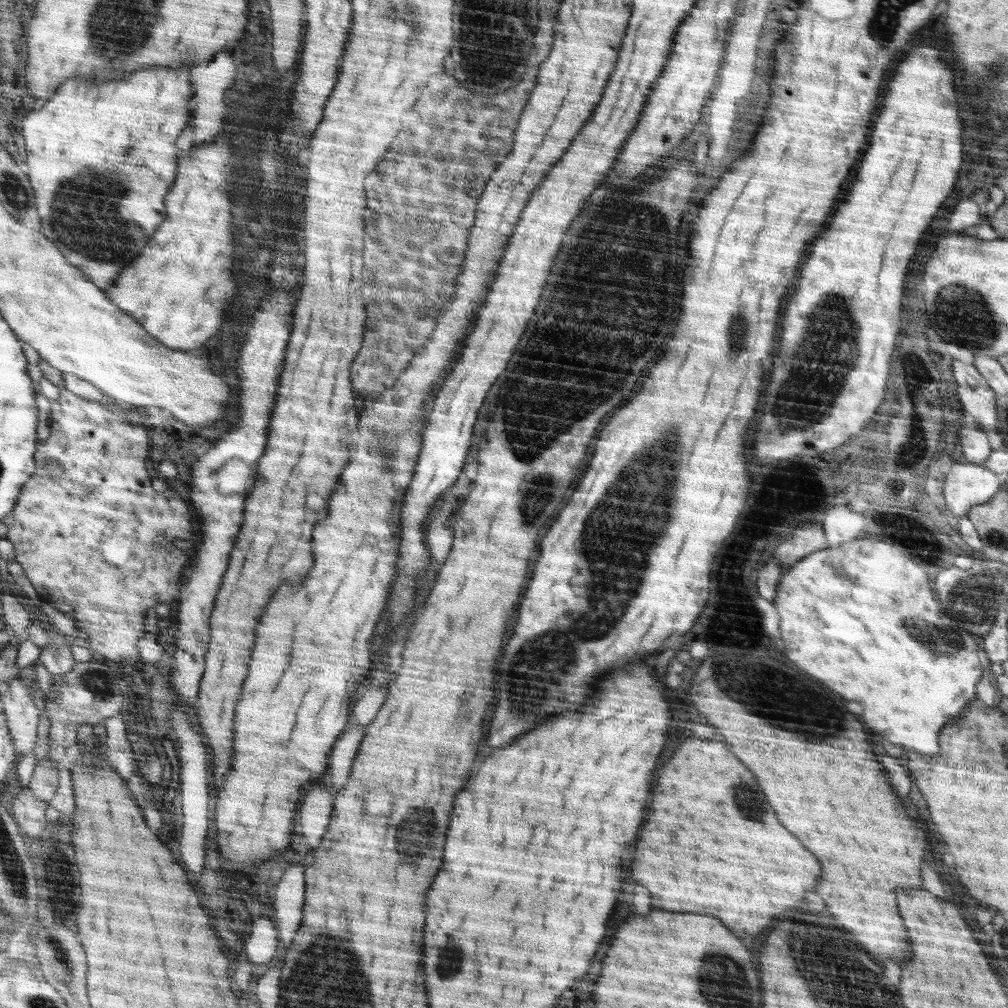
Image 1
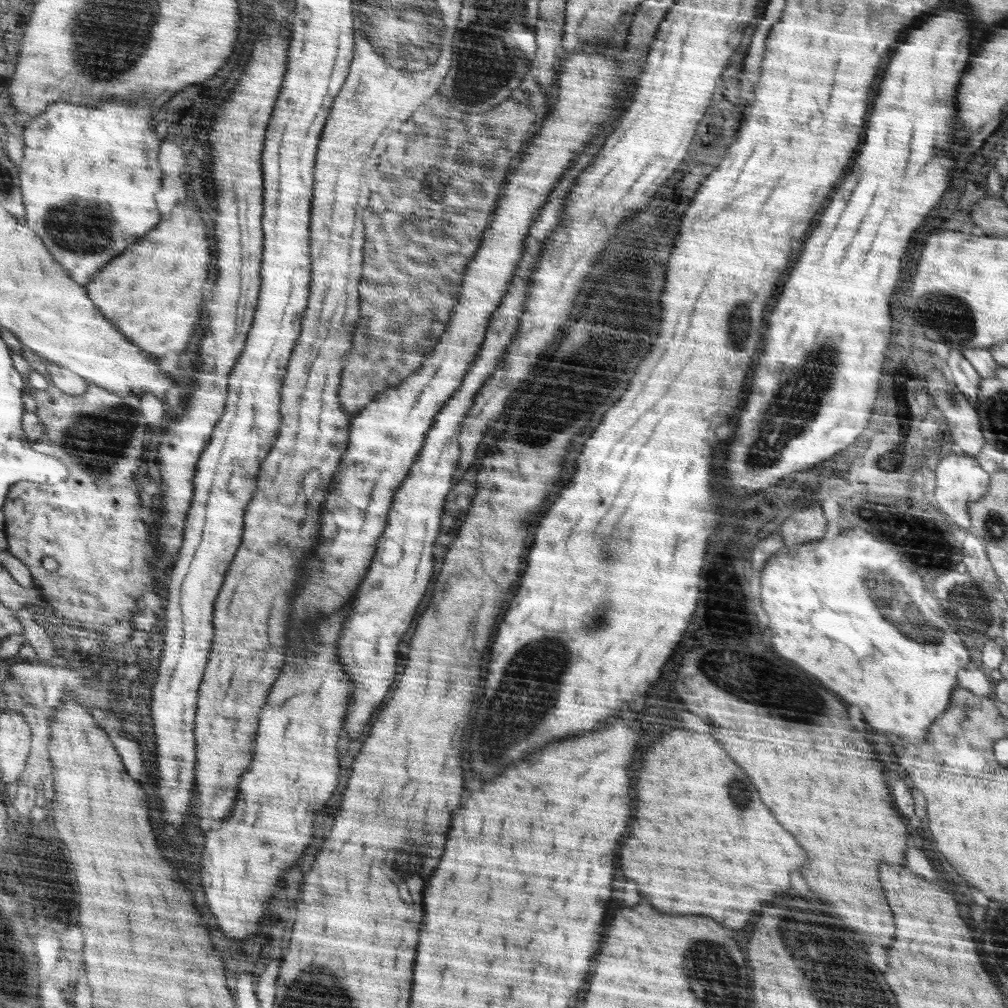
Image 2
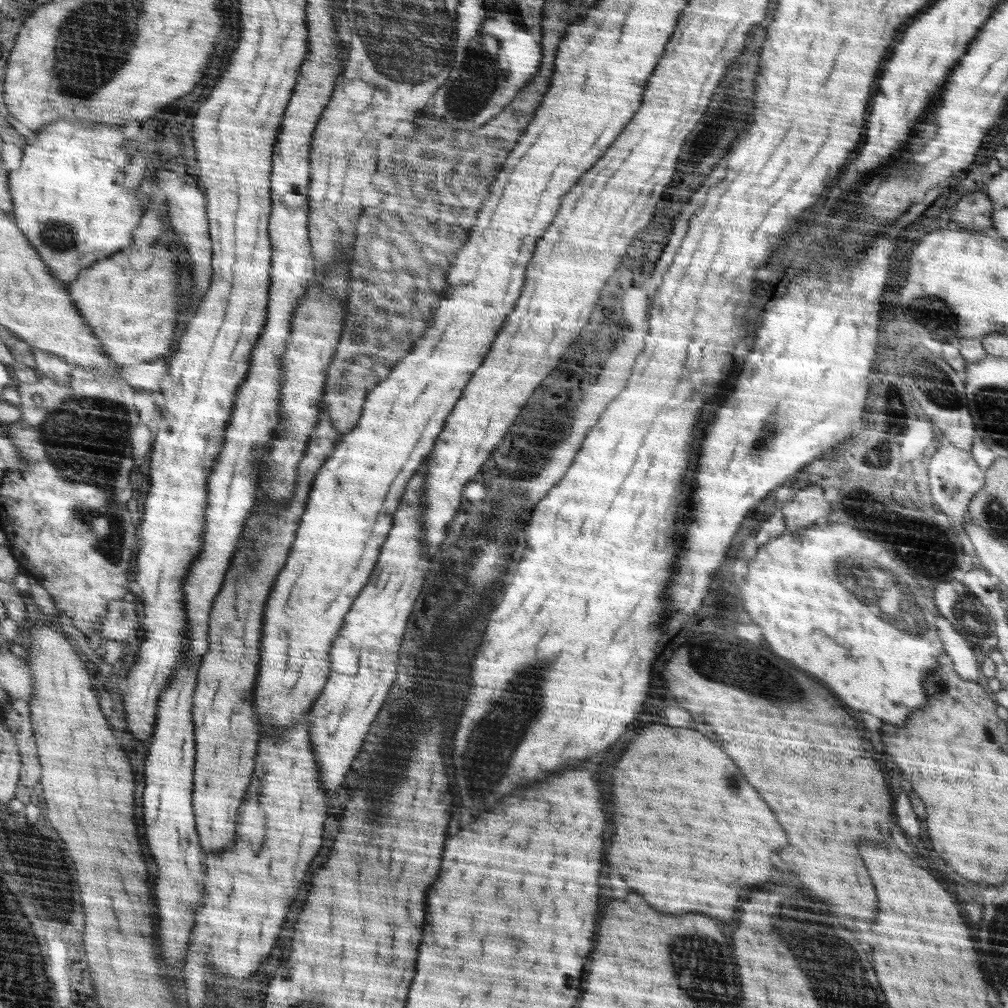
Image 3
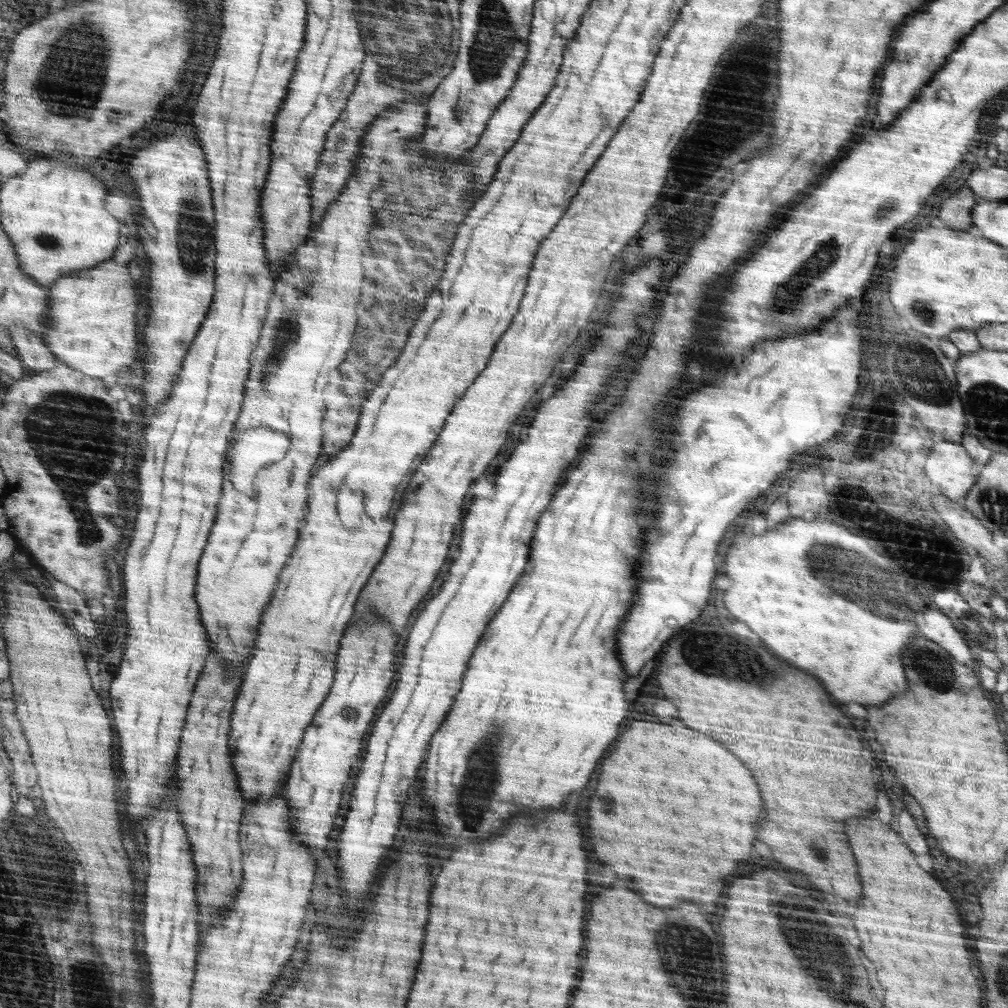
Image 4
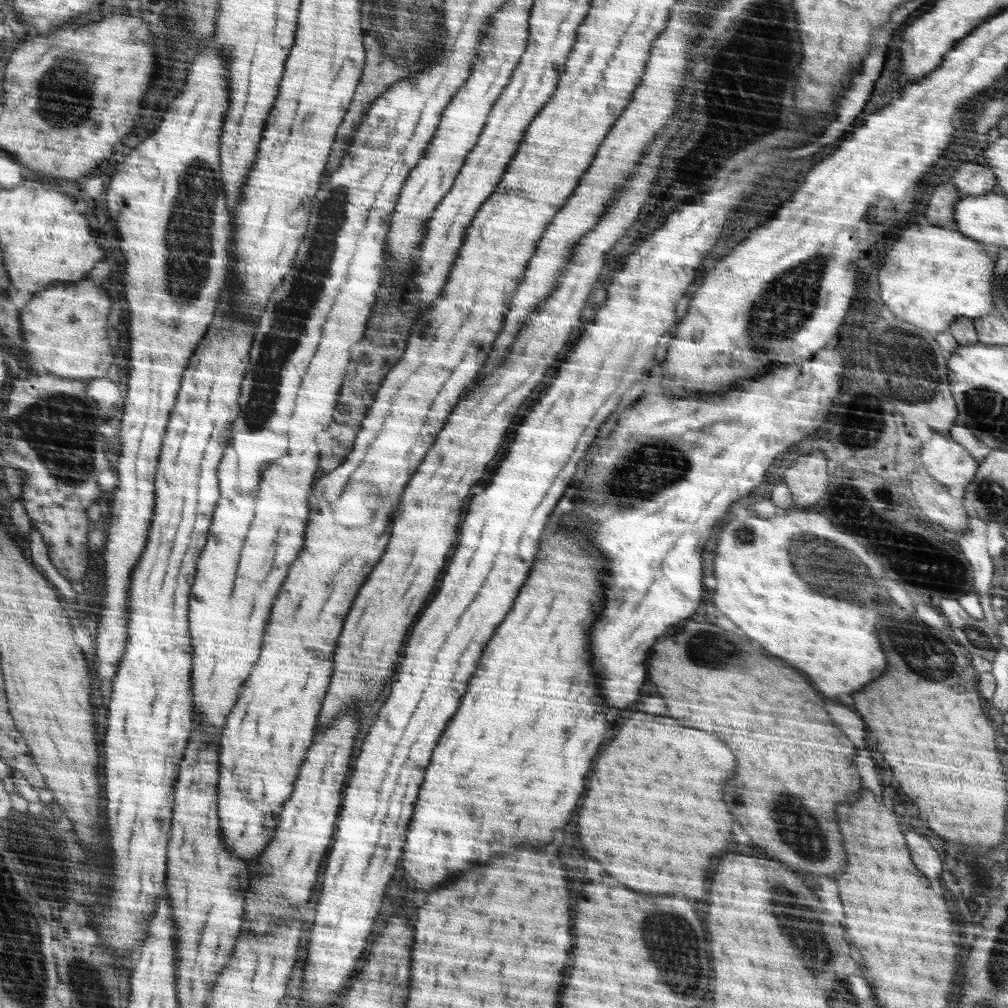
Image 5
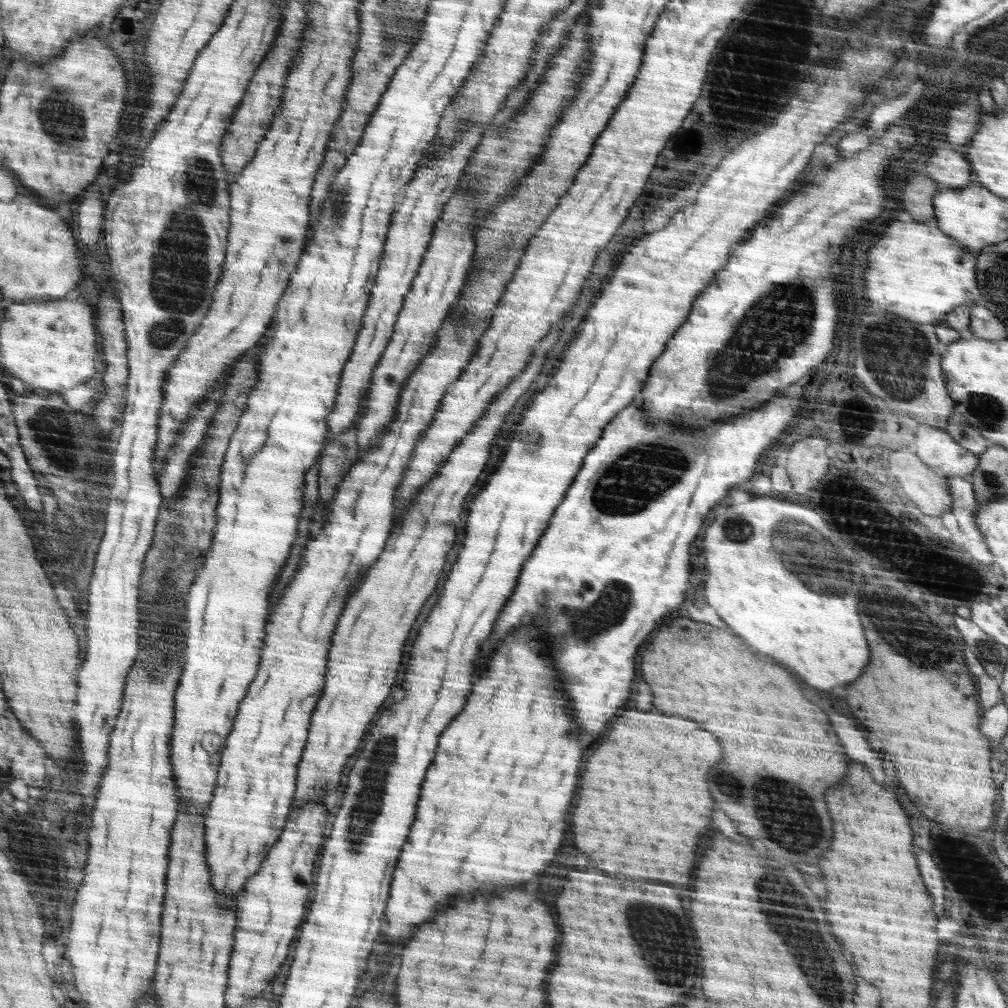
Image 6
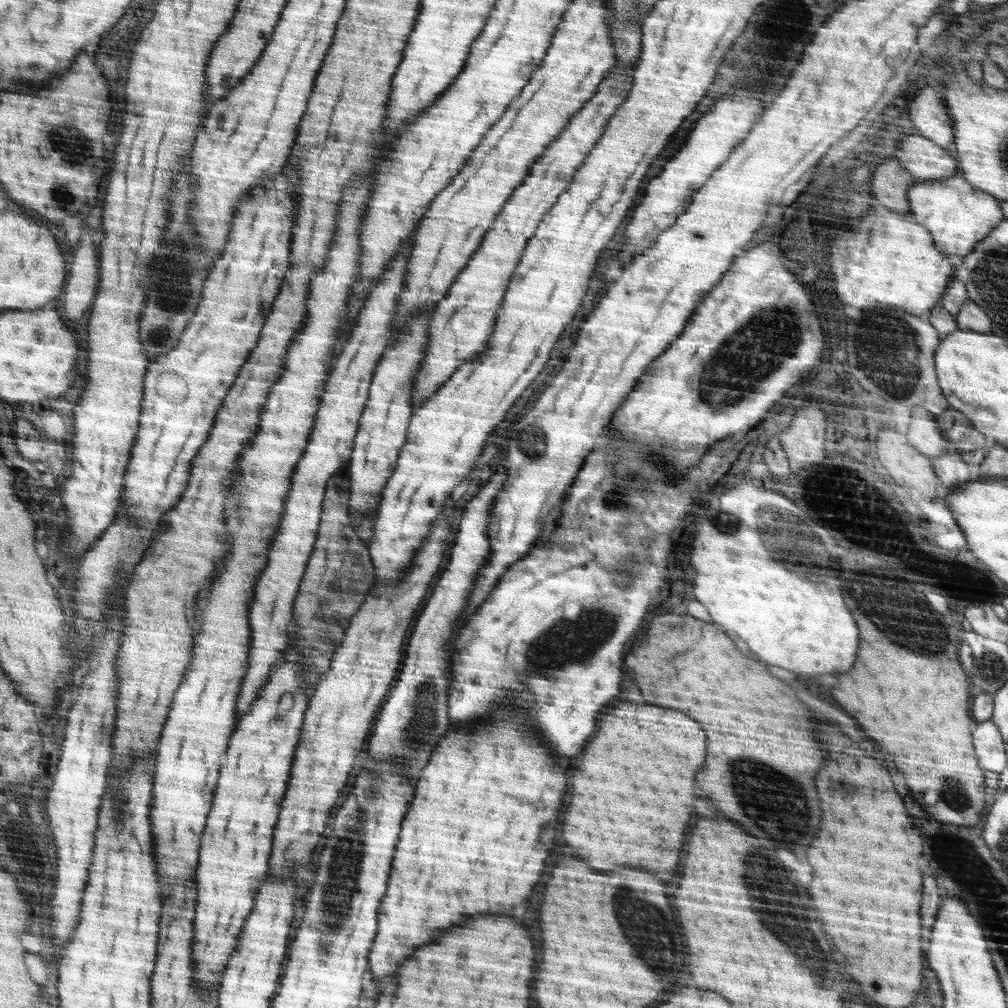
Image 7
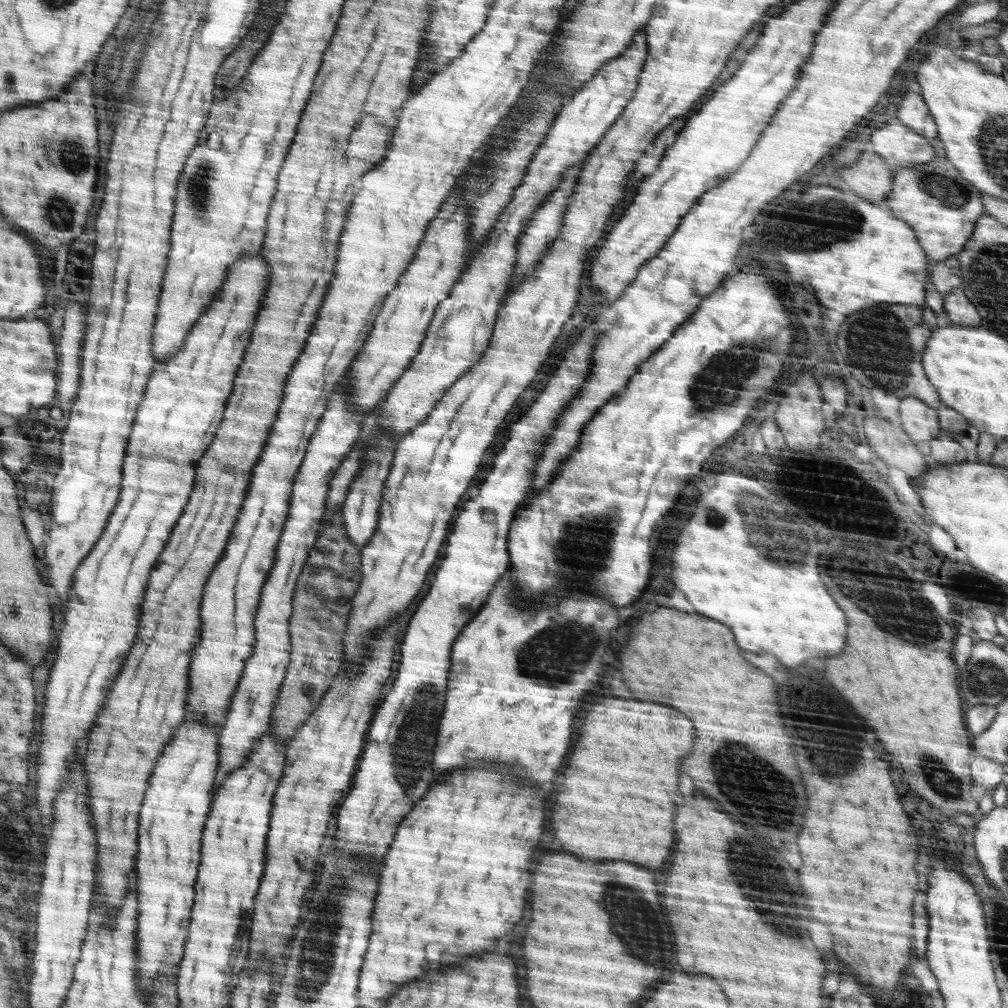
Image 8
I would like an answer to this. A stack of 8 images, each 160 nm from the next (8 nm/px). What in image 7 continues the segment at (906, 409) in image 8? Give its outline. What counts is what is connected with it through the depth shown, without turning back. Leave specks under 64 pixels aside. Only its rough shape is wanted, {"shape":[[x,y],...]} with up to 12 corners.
{"shape":[[911,410],[908,442],[932,460],[943,446],[936,416]]}

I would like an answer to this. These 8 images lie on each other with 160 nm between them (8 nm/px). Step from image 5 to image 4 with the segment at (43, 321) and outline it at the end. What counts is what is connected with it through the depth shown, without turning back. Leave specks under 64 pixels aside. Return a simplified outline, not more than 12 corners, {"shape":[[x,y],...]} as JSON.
{"shape":[[107,260],[58,279],[42,334],[61,364],[136,362],[140,284]]}

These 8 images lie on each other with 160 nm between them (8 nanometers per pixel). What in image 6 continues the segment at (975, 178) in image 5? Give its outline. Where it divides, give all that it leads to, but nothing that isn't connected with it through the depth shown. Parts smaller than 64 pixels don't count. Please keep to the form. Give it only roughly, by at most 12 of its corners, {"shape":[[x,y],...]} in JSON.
{"shape":[[940,146],[924,174],[940,189],[976,184],[964,154]]}

